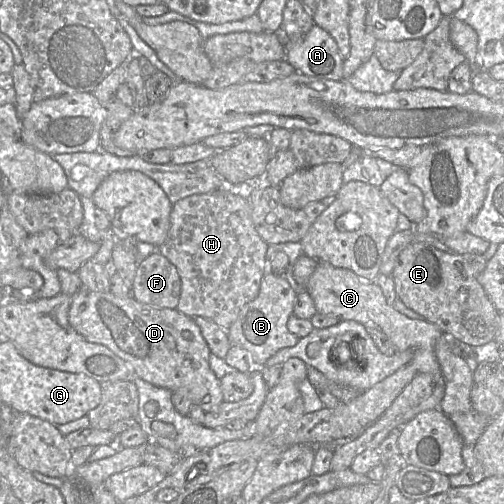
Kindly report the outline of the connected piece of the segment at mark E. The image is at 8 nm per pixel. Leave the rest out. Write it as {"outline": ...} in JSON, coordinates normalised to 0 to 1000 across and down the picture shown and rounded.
{"outline":[[[819,480],[798,496],[778,540],[788,591],[879,661],[944,690],[978,690],[992,619],[982,613],[948,558],[964,522],[958,506],[879,500],[849,482]]]}

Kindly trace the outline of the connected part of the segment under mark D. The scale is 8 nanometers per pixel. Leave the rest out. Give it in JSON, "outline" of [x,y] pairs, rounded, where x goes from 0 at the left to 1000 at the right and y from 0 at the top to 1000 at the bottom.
{"outline":[[[161,565],[141,589],[135,637],[145,653],[169,675],[202,683],[244,712],[260,730],[266,748],[276,748],[312,768],[339,776],[365,774],[383,802],[407,819],[442,798],[437,752],[431,750],[415,722],[417,690],[395,647],[381,629],[349,611],[312,611],[278,601],[260,585],[236,589],[216,579],[185,579]]]}

